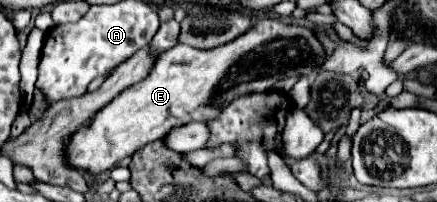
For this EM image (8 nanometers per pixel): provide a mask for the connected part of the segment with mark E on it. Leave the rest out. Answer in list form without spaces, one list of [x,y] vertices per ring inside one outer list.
[[[264,18],[254,24],[248,32],[234,38],[228,44],[222,44],[218,48],[210,50],[198,50],[192,46],[174,46],[166,50],[158,64],[154,64],[150,76],[116,96],[108,106],[104,106],[94,118],[92,124],[82,128],[74,134],[74,138],[68,140],[66,154],[68,164],[72,164],[76,170],[88,170],[92,174],[100,174],[114,164],[122,162],[124,158],[132,156],[138,148],[160,140],[162,132],[168,132],[170,128],[176,128],[178,124],[188,124],[192,120],[206,122],[212,116],[216,116],[226,104],[230,104],[234,98],[250,94],[250,92],[268,92],[272,86],[288,76],[306,76],[316,66],[320,66],[326,60],[326,50],[316,38],[316,32],[312,26],[298,26],[290,22],[282,22],[278,18]]]

